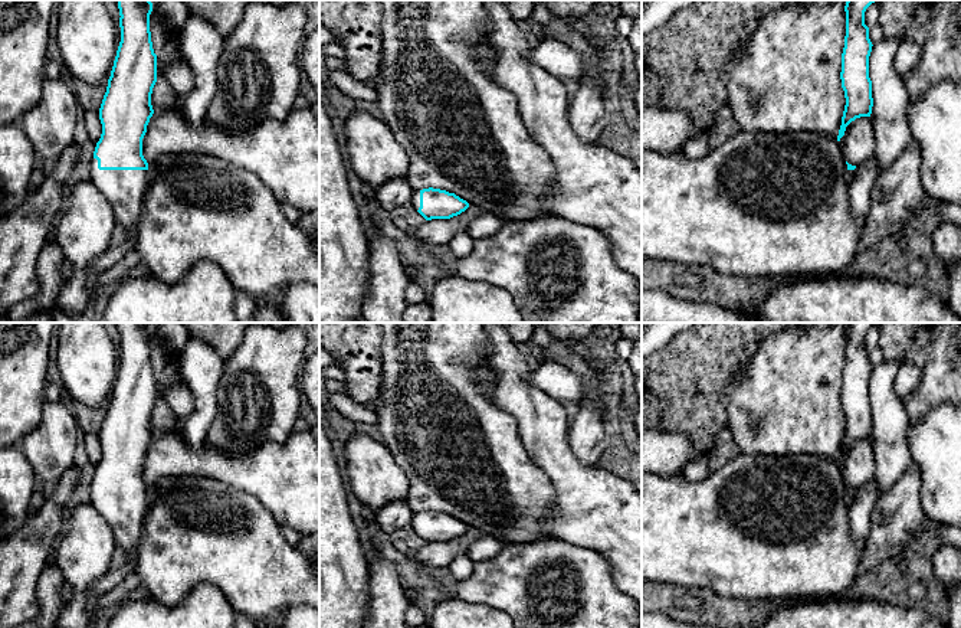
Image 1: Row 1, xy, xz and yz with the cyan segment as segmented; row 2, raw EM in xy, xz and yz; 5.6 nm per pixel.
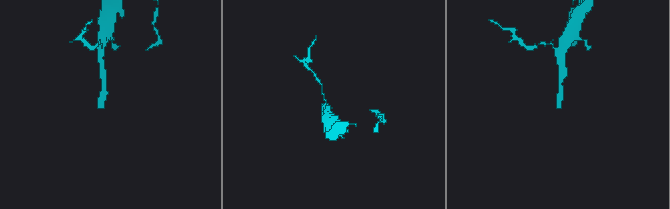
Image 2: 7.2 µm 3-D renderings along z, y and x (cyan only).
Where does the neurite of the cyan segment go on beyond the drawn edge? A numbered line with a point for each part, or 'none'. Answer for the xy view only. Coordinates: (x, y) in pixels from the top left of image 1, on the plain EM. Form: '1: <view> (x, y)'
1: xy (124, 512)

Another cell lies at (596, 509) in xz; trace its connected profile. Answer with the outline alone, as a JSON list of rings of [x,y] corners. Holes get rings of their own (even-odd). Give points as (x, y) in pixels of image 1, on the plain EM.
[[[504,323],[482,326],[489,340],[483,367],[496,374],[486,383],[488,395],[515,419],[519,439],[555,493],[555,511],[542,521],[542,527],[554,539],[603,555],[617,588],[642,604],[642,495],[629,481],[600,465],[586,465],[573,454],[568,444],[570,421],[563,403],[529,382],[532,370],[528,360]]]

